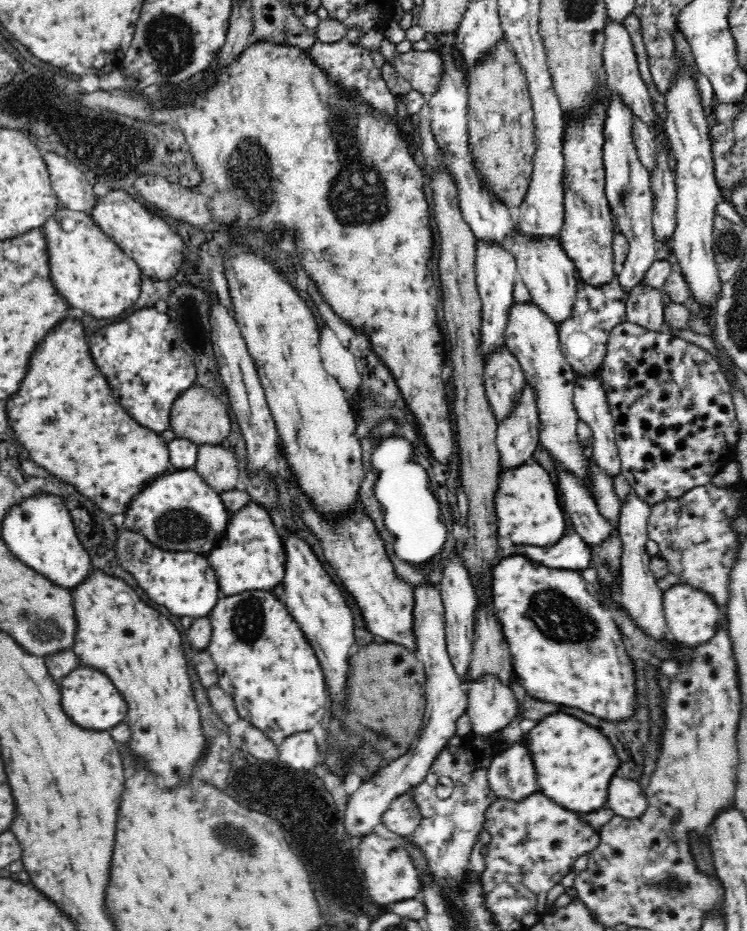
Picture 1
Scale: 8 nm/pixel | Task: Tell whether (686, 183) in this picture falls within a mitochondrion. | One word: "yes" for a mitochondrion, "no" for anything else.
no

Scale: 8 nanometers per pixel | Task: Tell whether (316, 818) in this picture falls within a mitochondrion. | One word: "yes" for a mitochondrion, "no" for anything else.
no

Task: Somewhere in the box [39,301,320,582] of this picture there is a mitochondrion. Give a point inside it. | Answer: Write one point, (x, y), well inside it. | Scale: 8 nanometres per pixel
(181, 526)

